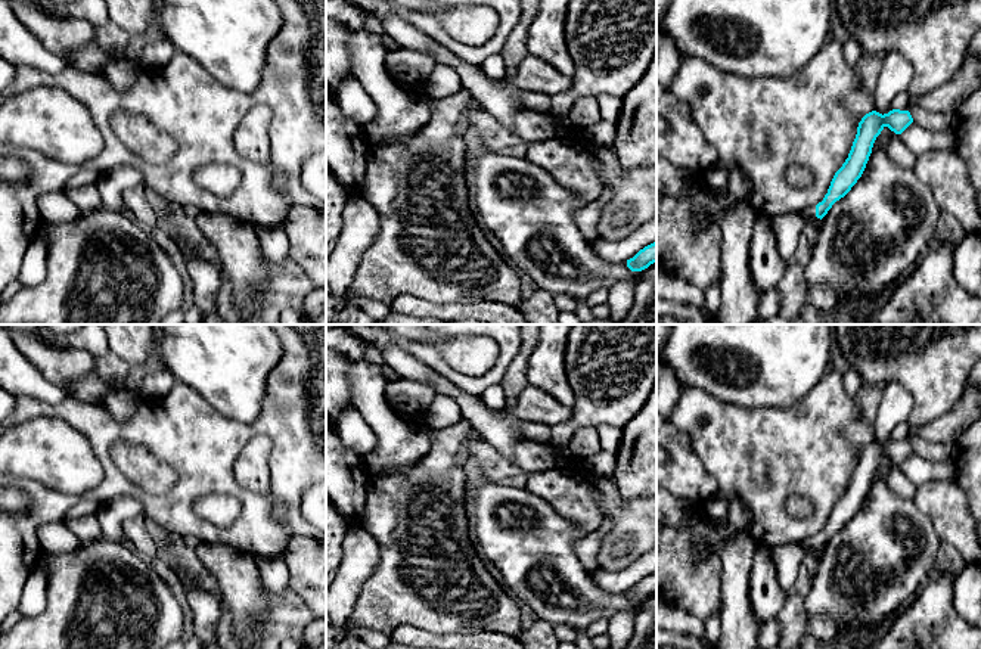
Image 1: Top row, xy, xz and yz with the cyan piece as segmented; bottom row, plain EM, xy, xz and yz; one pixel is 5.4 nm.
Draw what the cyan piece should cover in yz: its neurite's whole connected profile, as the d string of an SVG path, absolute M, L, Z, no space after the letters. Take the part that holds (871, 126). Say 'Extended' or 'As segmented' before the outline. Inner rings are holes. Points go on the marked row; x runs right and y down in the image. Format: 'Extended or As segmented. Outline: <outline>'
Extended. Outline: M892 109L884 115L876 111L866 114L859 122L848 158L835 173L823 201L816 206L808 206L800 211L798 214L804 218L817 217L822 220L832 205L844 198L862 177L872 153L873 143L881 131L888 127L895 134L901 134L912 122L913 118L909 111Z

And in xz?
As segmented. Outline: M656 240L640 249L633 258L627 260L627 267L631 271L642 271L656 263Z

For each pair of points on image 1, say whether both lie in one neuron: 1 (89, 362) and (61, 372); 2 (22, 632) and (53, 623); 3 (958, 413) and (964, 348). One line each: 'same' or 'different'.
1: same
2: same
3: different

